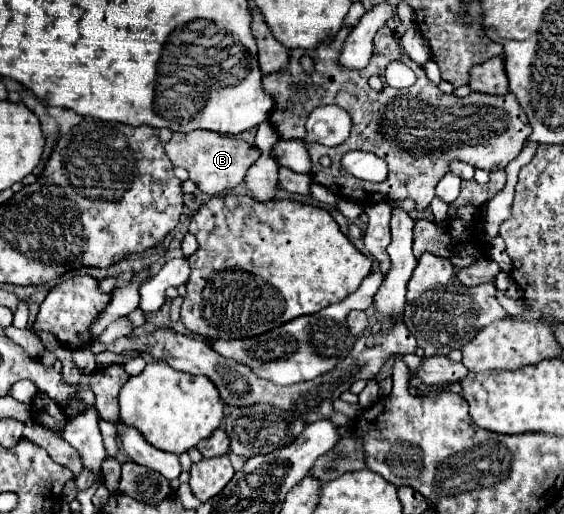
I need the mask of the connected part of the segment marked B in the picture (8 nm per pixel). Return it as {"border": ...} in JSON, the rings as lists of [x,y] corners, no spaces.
{"border":[[[193,131],[193,133],[173,133],[171,141],[165,145],[167,157],[175,167],[185,167],[189,171],[189,179],[207,193],[207,195],[223,195],[237,185],[243,183],[245,171],[259,159],[259,149],[239,137],[217,135],[213,131]]]}

